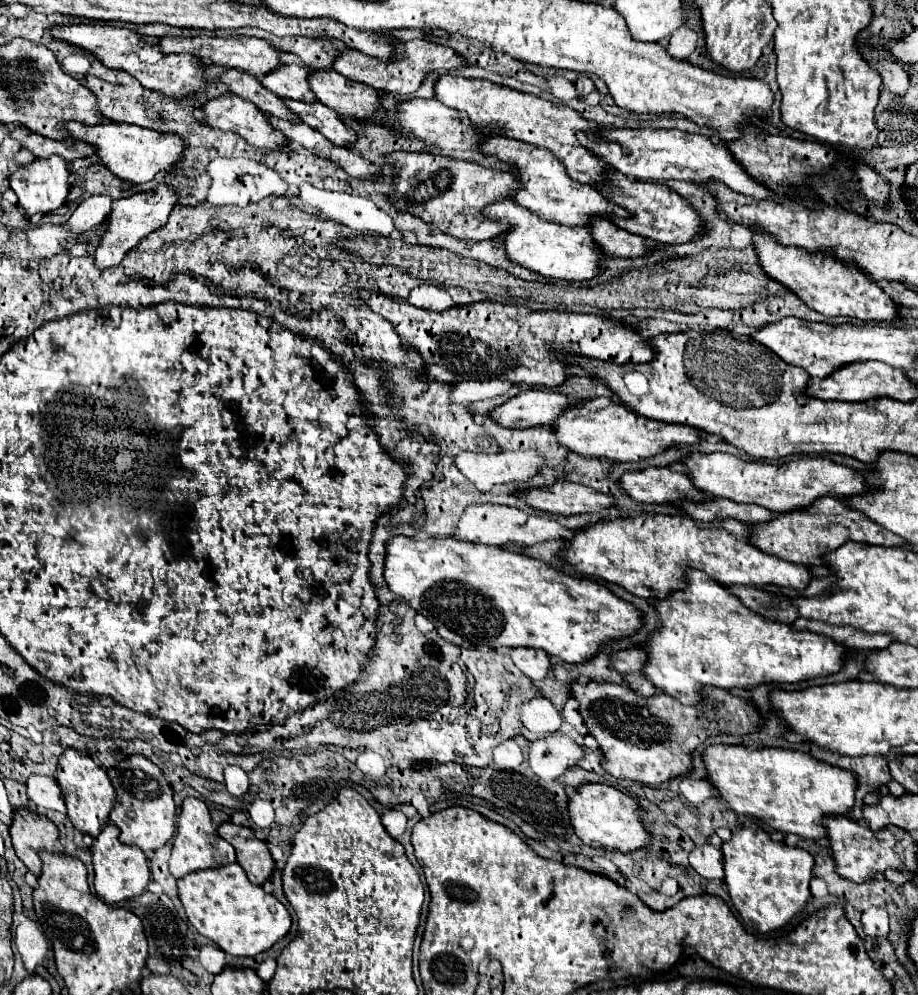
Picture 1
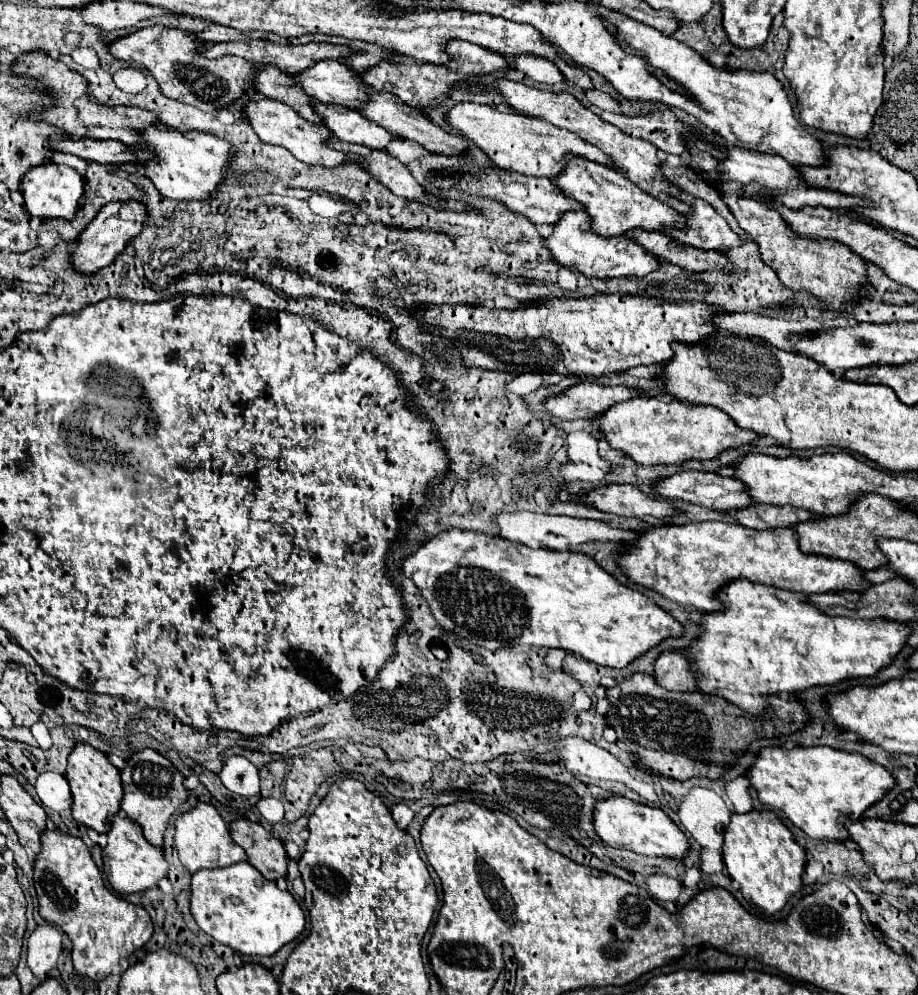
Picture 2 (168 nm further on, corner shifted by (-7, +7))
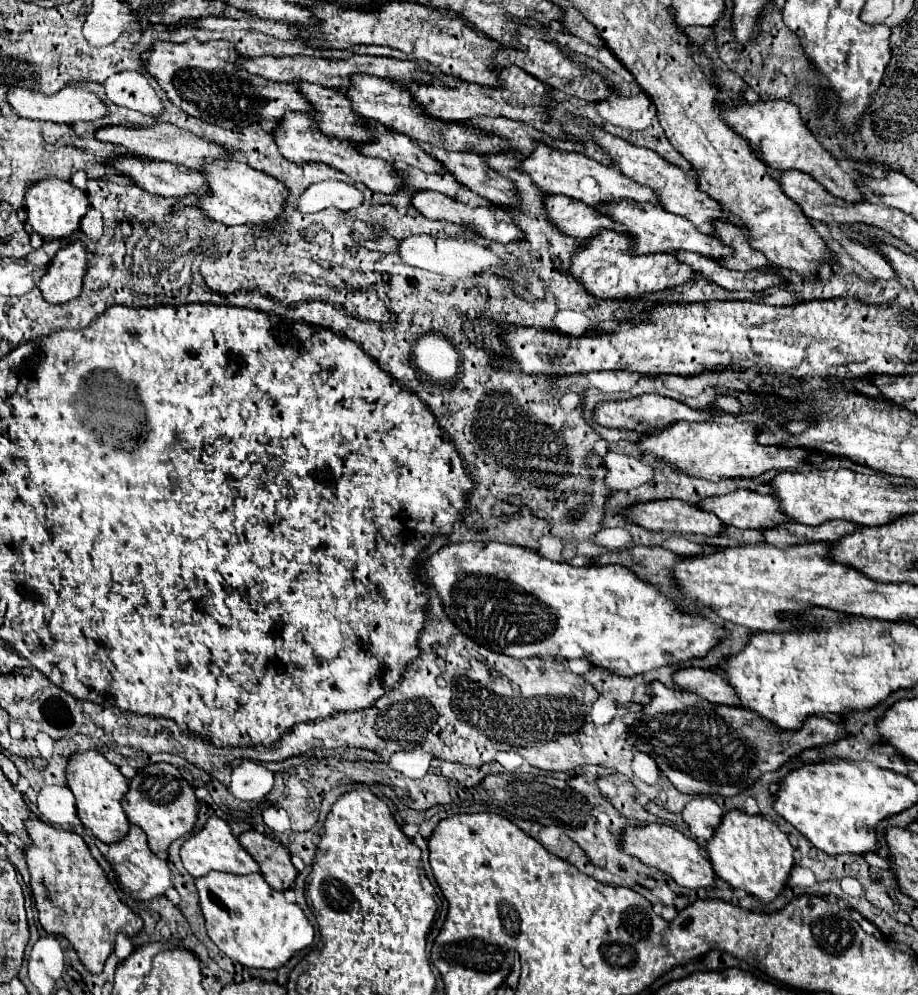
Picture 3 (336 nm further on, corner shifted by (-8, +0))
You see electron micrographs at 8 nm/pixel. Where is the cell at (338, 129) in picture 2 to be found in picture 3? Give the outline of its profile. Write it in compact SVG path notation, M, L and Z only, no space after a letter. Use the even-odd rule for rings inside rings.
M380 126L378 142L360 144L360 152L366 154L366 156L388 160L388 162L416 166L416 168L430 172L430 174L444 172L444 166L440 162L436 166L436 158L430 156L424 148L420 148L418 142L414 142L412 138L408 138L404 134L386 130L384 126Z

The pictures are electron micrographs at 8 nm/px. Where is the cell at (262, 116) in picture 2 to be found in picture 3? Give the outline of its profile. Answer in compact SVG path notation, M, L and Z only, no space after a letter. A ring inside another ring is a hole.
M286 112L286 116L280 120L276 132L276 144L280 148L280 154L296 164L306 164L306 162L324 162L332 164L332 168L348 174L354 182L362 182L368 186L372 192L382 192L382 194L396 194L398 190L406 188L406 178L396 170L394 164L380 160L380 158L368 158L358 152L358 144L348 142L348 140L336 140L328 138L318 124L312 120L308 114L298 114L298 112Z

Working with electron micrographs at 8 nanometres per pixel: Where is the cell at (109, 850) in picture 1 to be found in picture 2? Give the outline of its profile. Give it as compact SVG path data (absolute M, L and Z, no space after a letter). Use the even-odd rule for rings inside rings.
M115 817L111 823L111 829L107 833L107 847L103 849L103 863L105 863L105 875L109 885L117 893L137 893L145 891L149 887L155 887L159 879L167 875L167 863L163 859L163 853L145 841L141 829L127 817Z

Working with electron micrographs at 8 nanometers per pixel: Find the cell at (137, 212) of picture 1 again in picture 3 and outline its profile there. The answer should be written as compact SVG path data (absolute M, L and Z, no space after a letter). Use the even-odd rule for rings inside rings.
M72 242L56 252L48 270L40 278L42 298L50 304L62 304L76 298L82 290L82 280L88 268L88 252L80 242Z

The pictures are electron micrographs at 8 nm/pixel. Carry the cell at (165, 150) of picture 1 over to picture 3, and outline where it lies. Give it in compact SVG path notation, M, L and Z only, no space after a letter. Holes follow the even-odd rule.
M210 160L204 164L202 174L210 182L212 194L198 198L202 210L226 226L270 226L274 220L280 220L286 208L286 188L272 176L254 170L252 166L236 160Z

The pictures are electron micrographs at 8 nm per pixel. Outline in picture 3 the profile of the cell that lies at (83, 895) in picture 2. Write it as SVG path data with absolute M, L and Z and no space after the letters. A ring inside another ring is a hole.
M36 816L26 820L26 832L32 846L24 848L24 854L42 928L48 934L64 936L90 972L102 972L106 958L114 950L116 934L122 932L134 936L142 928L142 918L120 902L106 872L92 858L88 846L78 834L52 828Z

